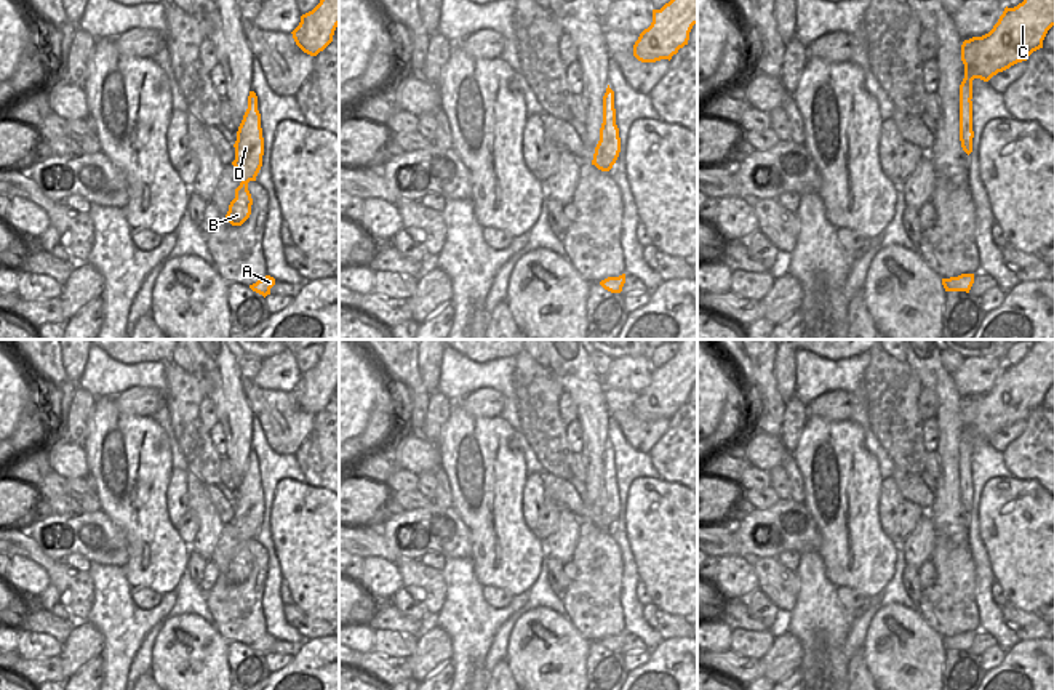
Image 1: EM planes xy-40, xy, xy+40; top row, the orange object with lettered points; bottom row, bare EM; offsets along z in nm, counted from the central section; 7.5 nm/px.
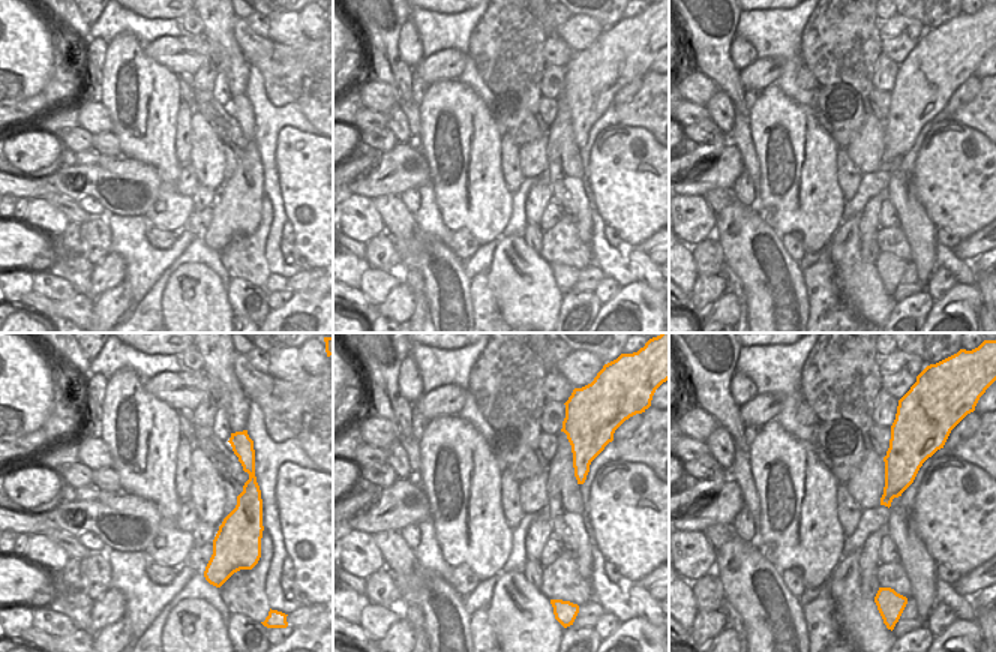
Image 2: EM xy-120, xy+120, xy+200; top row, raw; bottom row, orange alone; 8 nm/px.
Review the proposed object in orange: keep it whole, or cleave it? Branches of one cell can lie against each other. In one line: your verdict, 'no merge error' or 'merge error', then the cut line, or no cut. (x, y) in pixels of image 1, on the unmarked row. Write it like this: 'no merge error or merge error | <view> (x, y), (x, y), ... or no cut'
no merge error | no cut

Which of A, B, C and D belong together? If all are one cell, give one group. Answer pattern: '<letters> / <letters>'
A B C D

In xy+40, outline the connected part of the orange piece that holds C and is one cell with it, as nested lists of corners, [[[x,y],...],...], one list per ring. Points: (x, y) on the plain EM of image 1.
[[[1038,339],[1030,352],[1014,367],[1004,367],[993,387],[964,399],[961,419],[964,437],[960,443],[960,499],[972,511],[972,439],[988,440],[998,431],[1027,419],[1043,407],[1048,389],[1054,384],[1054,339]]]

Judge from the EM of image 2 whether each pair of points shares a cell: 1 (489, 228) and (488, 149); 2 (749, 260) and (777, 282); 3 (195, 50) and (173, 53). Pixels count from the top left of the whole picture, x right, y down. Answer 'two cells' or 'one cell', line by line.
1: one cell
2: one cell
3: one cell

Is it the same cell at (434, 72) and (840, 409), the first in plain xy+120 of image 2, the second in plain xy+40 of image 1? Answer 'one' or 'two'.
one

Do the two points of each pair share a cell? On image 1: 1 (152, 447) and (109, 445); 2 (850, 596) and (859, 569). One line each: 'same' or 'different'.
1: same
2: different

